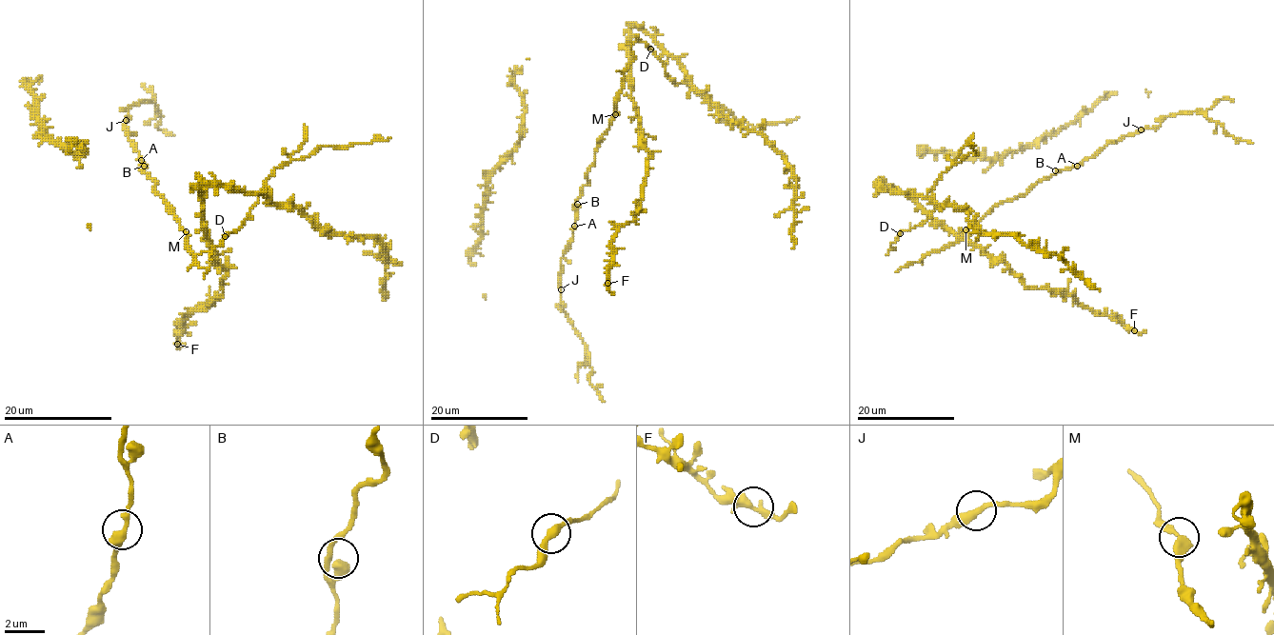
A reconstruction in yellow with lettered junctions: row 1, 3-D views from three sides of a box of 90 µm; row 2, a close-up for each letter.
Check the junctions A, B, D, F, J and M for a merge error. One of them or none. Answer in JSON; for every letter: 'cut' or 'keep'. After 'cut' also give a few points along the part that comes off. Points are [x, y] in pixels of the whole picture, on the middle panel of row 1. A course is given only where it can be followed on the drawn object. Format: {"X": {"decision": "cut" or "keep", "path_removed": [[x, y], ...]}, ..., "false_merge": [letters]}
{"A": {"decision": "keep"}, "B": {"decision": "keep"}, "D": {"decision": "keep"}, "F": {"decision": "keep"}, "J": {"decision": "cut", "path_removed": [[561, 290], [561, 304], [568, 321], [589, 354], [593, 370], [589, 381], [604, 402]]}, "M": {"decision": "keep"}, "false_merge": ["J"]}

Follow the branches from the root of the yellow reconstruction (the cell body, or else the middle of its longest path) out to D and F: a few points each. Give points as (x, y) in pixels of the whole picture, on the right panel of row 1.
D: (943, 228), (909, 197), (885, 185), (874, 185), (907, 194), (932, 192), (932, 214), (900, 233)
F: (943, 228), (979, 245), (1027, 287), (1066, 291), (1082, 305), (1112, 316), (1134, 330)

